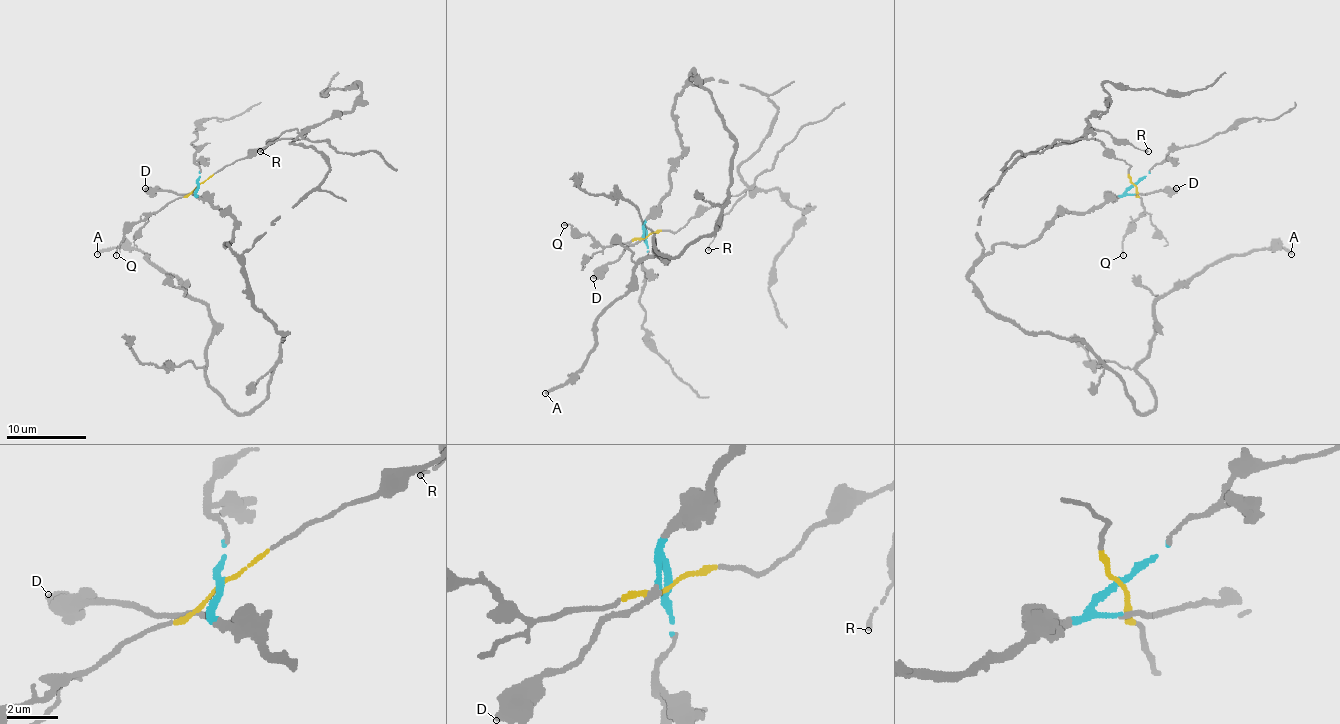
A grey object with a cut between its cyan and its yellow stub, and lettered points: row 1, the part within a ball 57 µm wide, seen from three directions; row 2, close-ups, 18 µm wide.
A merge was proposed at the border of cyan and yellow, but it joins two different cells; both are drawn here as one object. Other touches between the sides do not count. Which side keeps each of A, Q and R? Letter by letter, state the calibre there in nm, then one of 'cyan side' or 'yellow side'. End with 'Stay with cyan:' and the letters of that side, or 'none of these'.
A: calibre 280 nm; cyan side
Q: calibre 140 nm; yellow side
R: calibre 140 nm; yellow side
Stay with cyan: A

